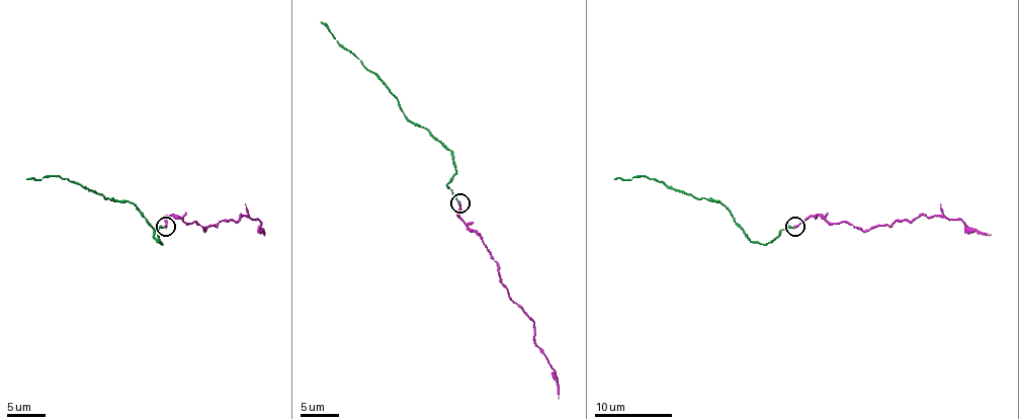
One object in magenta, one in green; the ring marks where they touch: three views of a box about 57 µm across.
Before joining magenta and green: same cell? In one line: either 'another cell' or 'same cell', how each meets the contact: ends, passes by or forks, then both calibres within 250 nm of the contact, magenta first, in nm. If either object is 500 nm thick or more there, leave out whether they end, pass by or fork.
same cell; magenta ends; green ends; calibres 200 and 110 nm

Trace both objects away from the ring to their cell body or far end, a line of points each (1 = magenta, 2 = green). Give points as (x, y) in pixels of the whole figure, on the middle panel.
1: (459, 202), (461, 220), (481, 237), (507, 296), (530, 321), (534, 343), (552, 368), (558, 398)
2: (459, 202), (447, 185), (455, 171), (451, 152), (405, 115), (388, 86), (320, 22)

